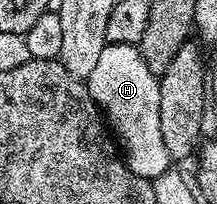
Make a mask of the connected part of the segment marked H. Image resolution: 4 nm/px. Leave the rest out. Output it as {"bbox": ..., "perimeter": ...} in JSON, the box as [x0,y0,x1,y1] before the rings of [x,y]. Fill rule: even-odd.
{"bbox":[85,46,173,181],"perimeter":[[[104,46],[93,72],[89,72],[85,81],[93,100],[105,115],[105,121],[121,147],[122,157],[133,174],[154,181],[154,178],[172,169],[173,160],[161,136],[159,78],[149,68],[149,64],[145,64],[138,46]]]}

